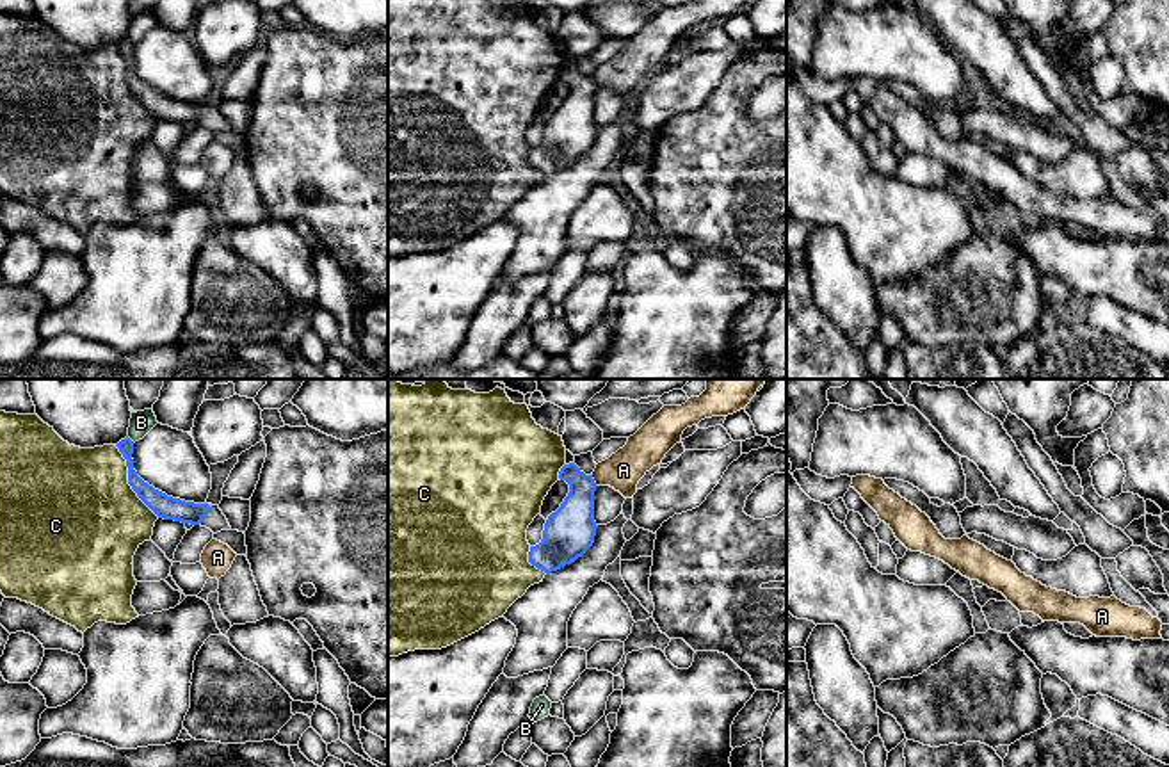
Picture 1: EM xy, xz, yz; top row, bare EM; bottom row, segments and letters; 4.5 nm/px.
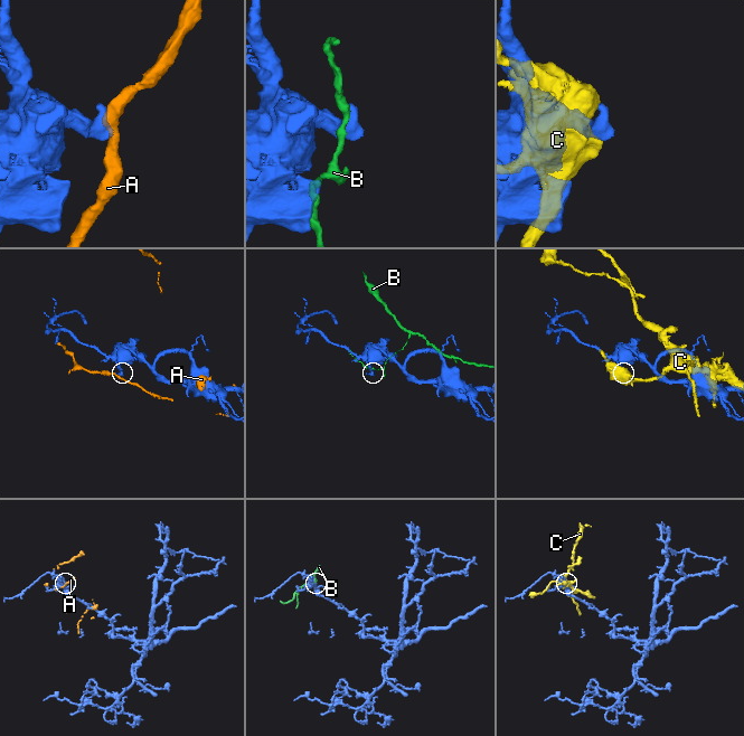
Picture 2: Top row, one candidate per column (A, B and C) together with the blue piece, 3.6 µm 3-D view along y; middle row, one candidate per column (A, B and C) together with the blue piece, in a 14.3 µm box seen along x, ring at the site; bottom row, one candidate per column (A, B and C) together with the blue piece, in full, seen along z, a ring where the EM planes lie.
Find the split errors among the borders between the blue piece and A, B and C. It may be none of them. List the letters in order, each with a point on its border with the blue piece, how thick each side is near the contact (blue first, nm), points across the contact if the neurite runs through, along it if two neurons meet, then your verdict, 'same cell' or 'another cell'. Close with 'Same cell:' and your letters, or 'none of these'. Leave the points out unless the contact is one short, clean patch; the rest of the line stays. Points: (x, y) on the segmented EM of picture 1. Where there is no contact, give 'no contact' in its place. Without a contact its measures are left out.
A: meets blue in xz at (593, 481); 220 nm thick on the blue side, 170 nm on the other; border along xz (591, 476), (596, 484); another cell
B: meets blue in xy at (128, 438); 70 nm thick on the blue side, 110 nm on the other; another cell
C: meets blue in xy at (128, 481); 110 nm thick on the blue side, 480 nm on the other; another cell
Same cell: none of these

